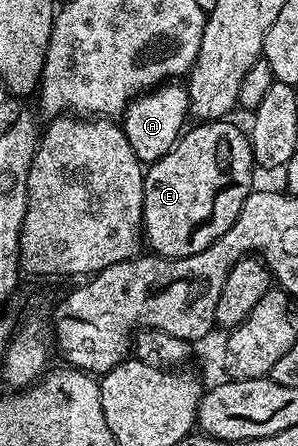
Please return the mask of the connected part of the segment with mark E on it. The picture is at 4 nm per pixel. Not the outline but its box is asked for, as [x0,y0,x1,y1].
[142,121,254,259]

